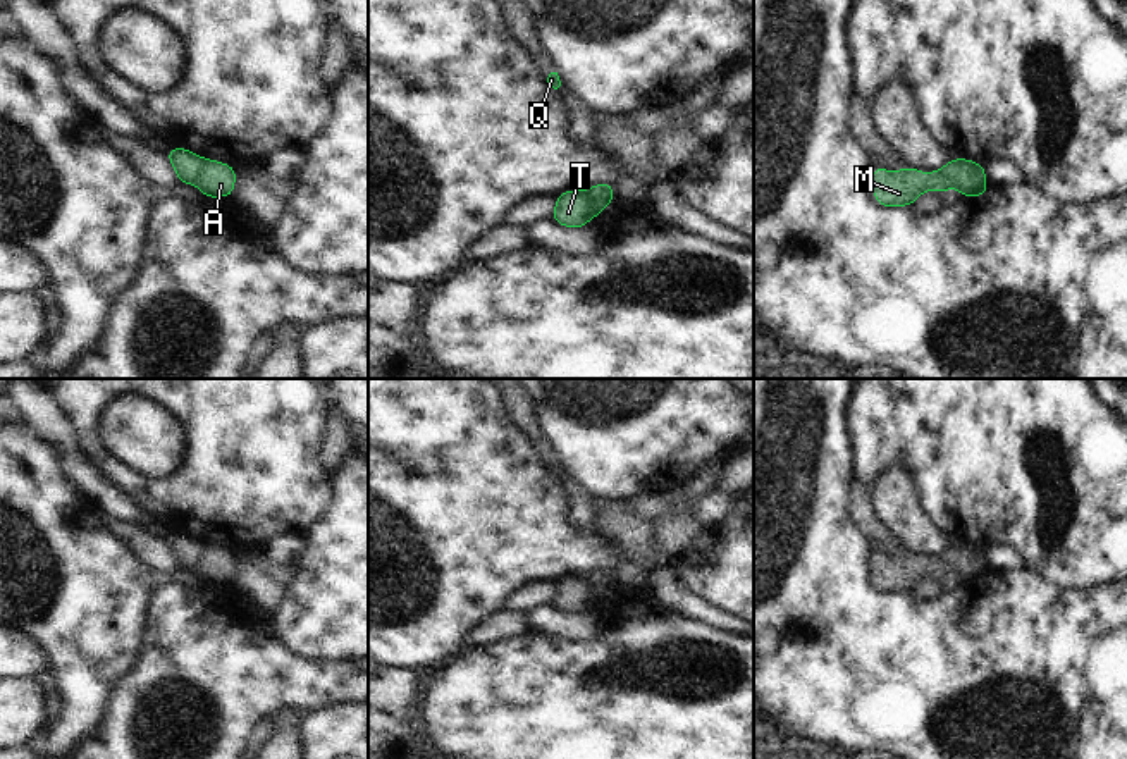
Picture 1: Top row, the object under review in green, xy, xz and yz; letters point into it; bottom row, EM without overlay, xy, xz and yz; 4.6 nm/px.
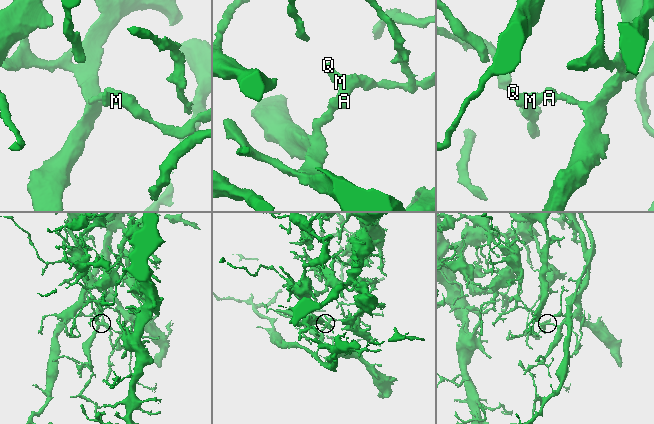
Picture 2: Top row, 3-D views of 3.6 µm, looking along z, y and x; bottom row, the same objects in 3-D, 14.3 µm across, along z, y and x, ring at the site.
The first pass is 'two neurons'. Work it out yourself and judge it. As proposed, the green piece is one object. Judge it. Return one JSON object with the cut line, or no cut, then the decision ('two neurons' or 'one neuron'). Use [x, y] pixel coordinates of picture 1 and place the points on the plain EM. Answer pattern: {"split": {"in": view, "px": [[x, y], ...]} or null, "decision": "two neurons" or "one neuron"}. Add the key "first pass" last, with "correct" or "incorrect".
{"split": {"in": "xy", "px": [[207, 544], [197, 570]]}, "decision": "two neurons", "first pass": "correct"}

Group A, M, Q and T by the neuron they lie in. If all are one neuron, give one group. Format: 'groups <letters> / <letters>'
groups A M Q / T

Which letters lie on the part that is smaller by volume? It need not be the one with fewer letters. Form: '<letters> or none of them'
A, M, Q.

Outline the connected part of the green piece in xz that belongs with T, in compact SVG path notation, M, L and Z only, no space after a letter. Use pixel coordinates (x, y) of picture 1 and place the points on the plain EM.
M580 575L559 578L551 604L566 614L587 613L592 604L587 578Z

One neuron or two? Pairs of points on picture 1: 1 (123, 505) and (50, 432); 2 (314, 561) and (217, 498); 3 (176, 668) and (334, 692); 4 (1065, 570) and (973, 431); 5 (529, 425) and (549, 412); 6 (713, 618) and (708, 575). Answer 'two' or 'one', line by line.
1: one
2: two
3: one
4: one
5: two
6: two

